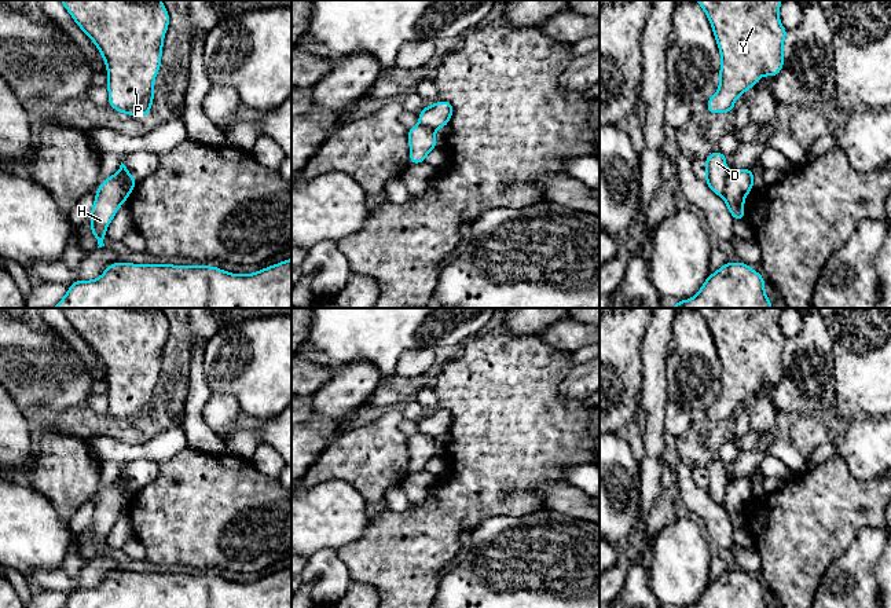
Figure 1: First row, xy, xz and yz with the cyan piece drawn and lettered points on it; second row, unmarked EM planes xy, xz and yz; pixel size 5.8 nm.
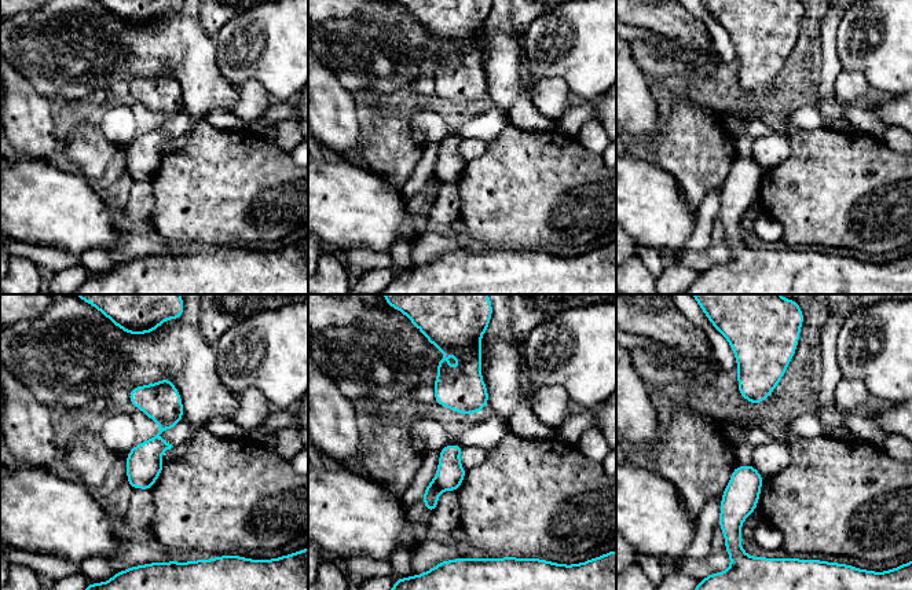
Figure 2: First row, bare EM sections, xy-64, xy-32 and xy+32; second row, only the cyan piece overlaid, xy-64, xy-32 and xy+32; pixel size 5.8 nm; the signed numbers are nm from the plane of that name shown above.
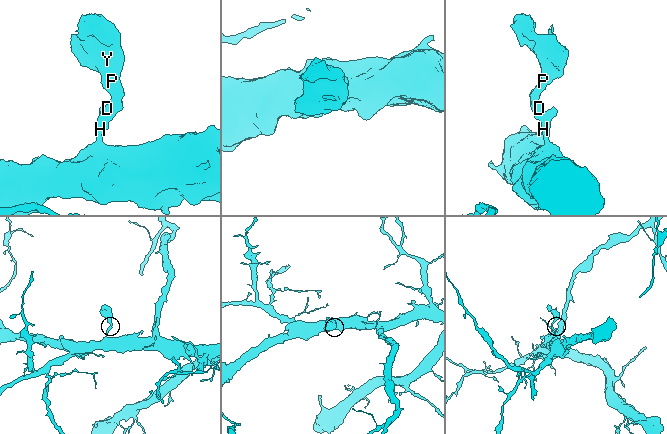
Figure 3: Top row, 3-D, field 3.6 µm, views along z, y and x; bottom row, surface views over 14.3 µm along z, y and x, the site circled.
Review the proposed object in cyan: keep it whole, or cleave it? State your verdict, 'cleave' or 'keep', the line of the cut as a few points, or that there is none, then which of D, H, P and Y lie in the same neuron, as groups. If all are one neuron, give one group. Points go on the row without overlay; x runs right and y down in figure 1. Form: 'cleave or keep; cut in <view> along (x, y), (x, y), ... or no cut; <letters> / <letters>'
cleave; cut in yz along (730, 480), (725, 500), (721, 504); D P Y / H

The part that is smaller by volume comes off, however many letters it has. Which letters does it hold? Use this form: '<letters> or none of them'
D, P, Y

